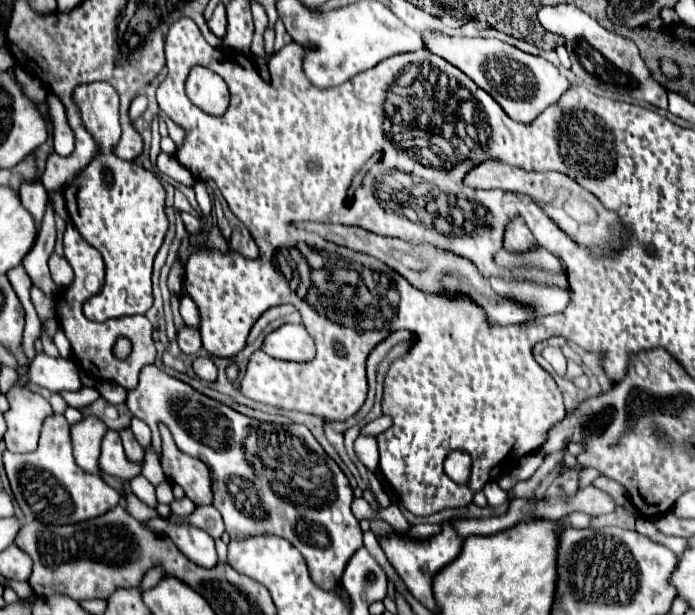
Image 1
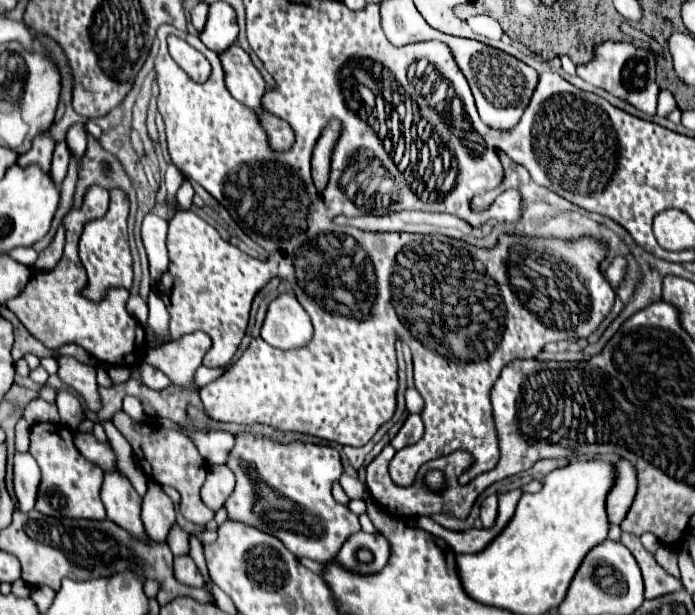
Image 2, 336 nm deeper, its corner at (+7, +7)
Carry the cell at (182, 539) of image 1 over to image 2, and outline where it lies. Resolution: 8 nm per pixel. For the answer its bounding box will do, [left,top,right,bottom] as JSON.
[174,557,202,587]

